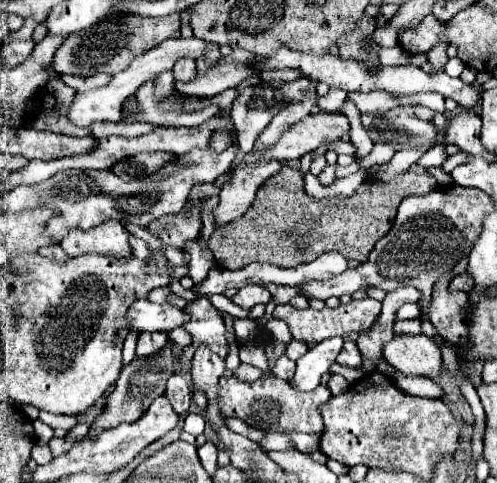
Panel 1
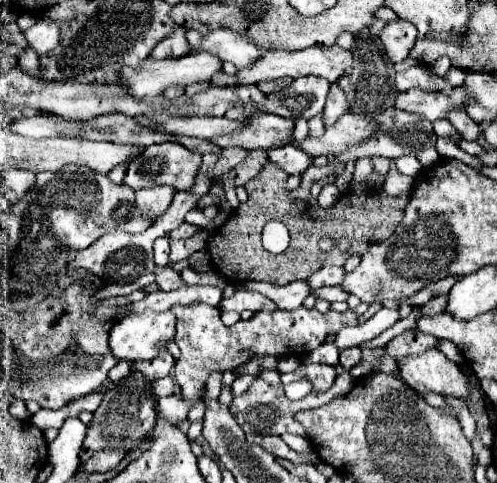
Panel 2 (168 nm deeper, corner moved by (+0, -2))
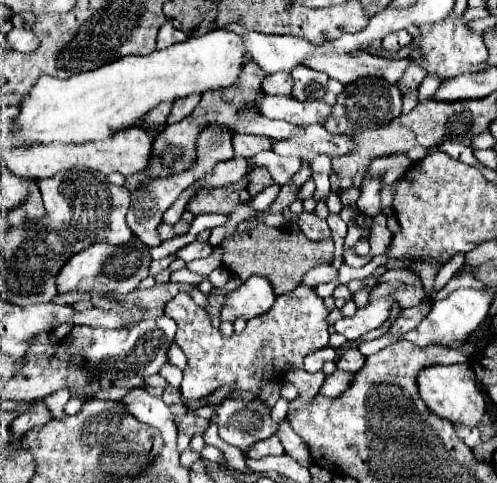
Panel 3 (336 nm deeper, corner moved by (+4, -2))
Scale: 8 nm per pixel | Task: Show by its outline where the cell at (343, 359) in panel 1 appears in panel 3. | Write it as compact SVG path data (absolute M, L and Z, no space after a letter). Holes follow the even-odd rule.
M349 349L341 355L341 359L337 361L337 367L341 371L347 371L347 373L357 373L365 363L365 357L359 353L359 349Z

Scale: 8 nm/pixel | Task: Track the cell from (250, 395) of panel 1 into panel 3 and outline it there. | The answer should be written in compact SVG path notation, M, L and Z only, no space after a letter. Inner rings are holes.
M225 399L223 403L219 403L215 407L211 421L219 427L219 437L229 445L239 447L243 453L247 453L249 447L255 445L257 441L275 435L275 431L279 427L277 423L271 421L269 409L263 405L261 399Z

